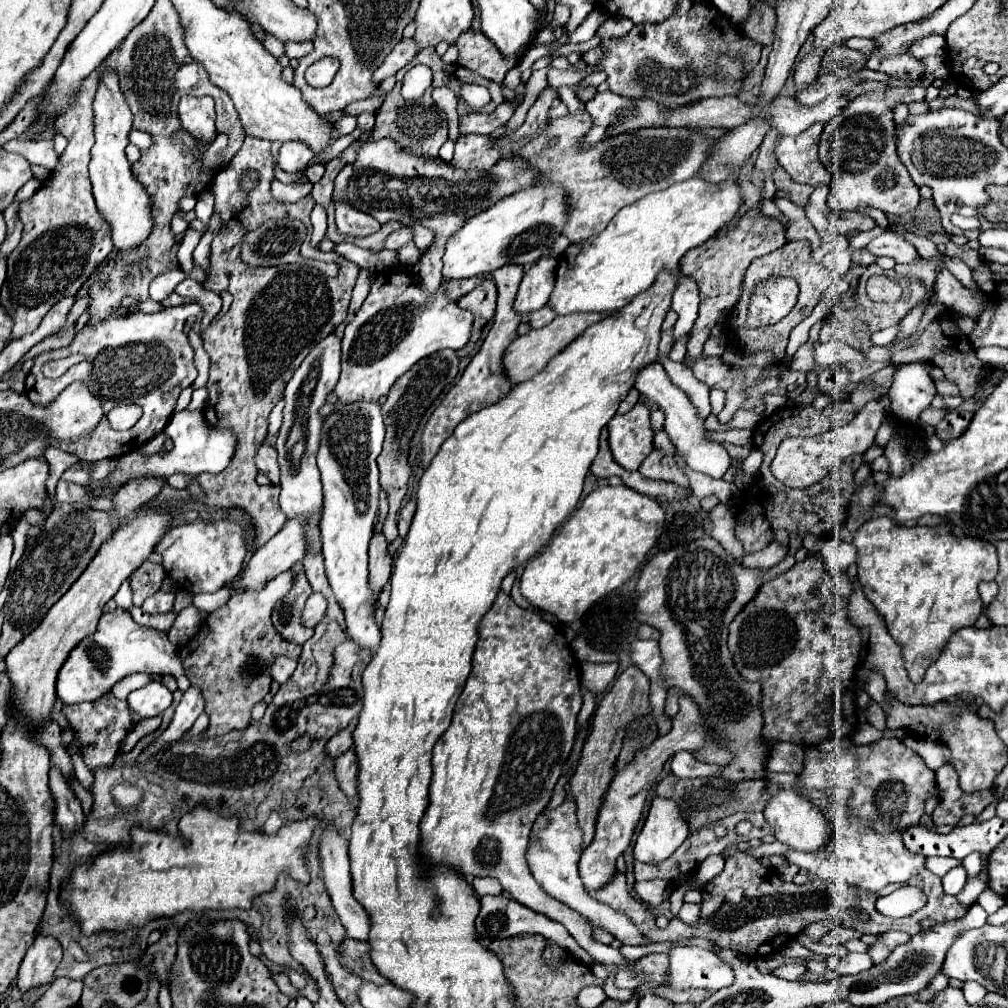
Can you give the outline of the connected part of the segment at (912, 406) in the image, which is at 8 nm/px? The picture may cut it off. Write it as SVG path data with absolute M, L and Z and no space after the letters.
M925 362L901 364L889 388L891 412L903 422L917 422L919 414L931 406L937 390Z

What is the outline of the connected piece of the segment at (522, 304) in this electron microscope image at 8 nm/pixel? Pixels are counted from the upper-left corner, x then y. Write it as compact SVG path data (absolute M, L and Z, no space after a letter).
M553 256L539 258L525 270L523 282L515 298L515 310L519 314L525 316L547 304L547 298L555 286L555 270L557 270L557 258Z

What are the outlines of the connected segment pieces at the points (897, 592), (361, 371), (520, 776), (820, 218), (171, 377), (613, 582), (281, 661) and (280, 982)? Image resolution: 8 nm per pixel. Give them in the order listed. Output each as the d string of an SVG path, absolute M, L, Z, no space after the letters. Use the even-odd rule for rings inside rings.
M875 516L867 524L863 524L853 538L853 546L857 548L857 578L867 596L867 600L875 606L875 610L883 616L889 634L901 646L901 654L905 660L907 674L911 682L921 682L925 670L935 658L939 658L939 650L947 644L947 638L965 626L973 626L979 614L983 612L983 602L977 592L977 584L981 580L993 580L997 574L997 550L991 542L983 542L977 538L957 538L951 534L949 526L897 526L889 516Z
M403 270L379 272L363 306L345 326L341 378L333 394L339 402L377 402L417 360L445 348L463 348L471 336L471 322L473 314L449 302L443 288L437 290L435 298L423 298L413 274Z
M499 590L497 594L497 600L493 602L493 606L487 610L487 614L483 616L483 620L479 622L479 642L475 646L475 652L473 652L473 670L467 678L467 684L457 700L457 706L455 706L455 712L453 712L453 722L451 726L441 734L441 738L437 740L435 748L433 748L433 780L431 780L431 788L429 788L429 798L431 798L431 804L421 820L421 852L425 854L425 858L429 858L431 862L447 862L451 866L455 866L461 874L473 874L473 876L491 876L491 878L497 878L503 886L503 890L507 890L517 902L521 902L523 906L531 908L531 910L537 910L541 914L547 914L551 920L557 920L561 922L563 926L567 926L569 934L579 942L579 946L583 950L587 950L595 962L599 964L615 964L619 970L627 968L627 966L633 966L633 962L625 960L621 956L621 952L617 948L611 948L611 946L605 946L605 944L599 944L591 938L591 926L585 922L583 916L579 916L575 910L559 904L555 898L547 896L545 890L535 882L535 878L531 878L529 870L527 870L527 862L523 860L523 854L525 854L525 848L529 844L529 832L535 824L535 818L545 810L545 806L549 804L551 800L551 792L563 772L563 766L569 758L569 752L573 748L573 742L575 742L575 736L577 736L577 714L583 706L583 694L581 694L581 688L579 688L579 662L575 660L573 652L567 648L565 644L565 638L563 638L563 632L553 626L551 622L543 620L541 614L533 612L533 610L525 610L521 606L517 606L513 602L513 598L509 594L505 594L503 590Z
M819 186L815 188L815 192L811 194L811 202L805 208L805 214L809 218L809 222L815 226L815 230L819 232L819 236L831 238L837 236L835 226L831 226L831 222L827 222L827 214L829 214L829 206L827 206L827 190L829 186Z
M181 304L181 306L165 308L155 314L135 312L121 318L87 322L83 328L77 330L73 342L67 348L39 354L25 382L25 392L33 404L49 406L71 382L83 382L89 388L89 392L101 402L105 414L111 408L123 404L139 404L143 408L143 416L127 432L111 430L107 416L103 416L101 422L93 428L93 432L87 438L79 438L77 442L59 442L47 436L47 442L79 460L89 462L89 460L103 460L103 458L119 458L131 450L141 448L141 444L149 442L153 436L163 432L163 428L167 426L175 410L179 392L191 386L197 378L197 370L193 364L193 348L187 340L185 322L197 320L201 316L203 310L199 310L199 306ZM77 352L85 354L83 362L69 368L61 378L45 380L45 376L41 374L43 362L51 358L59 358L59 354L77 354Z
M625 484L593 490L549 544L527 562L519 582L523 598L537 612L551 614L561 624L579 620L591 604L635 574L661 536L663 522L663 508Z
M275 658L275 666L273 666L273 670L271 670L273 680L275 680L277 684L285 684L285 682L291 678L295 666L297 666L295 660L289 660L289 658Z
M272 973L272 978L276 982L278 988L285 995L291 996L291 998L296 998L299 996L299 990L297 990L289 981L289 978L286 974L274 974Z

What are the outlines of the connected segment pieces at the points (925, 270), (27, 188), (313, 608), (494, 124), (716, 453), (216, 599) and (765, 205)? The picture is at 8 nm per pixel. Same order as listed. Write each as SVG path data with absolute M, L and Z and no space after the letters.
M937 256L931 258L921 258L921 262L911 262L911 264L897 264L895 272L909 276L909 278L919 278L927 290L933 288L933 280L935 280L935 264L939 264Z
M31 178L17 194L15 194L15 202L23 202L23 200L27 200L37 188L41 186L41 180L37 180L37 178Z
M313 592L313 594L307 598L305 608L303 608L303 614L301 614L301 622L303 622L303 626L307 626L307 628L315 628L317 622L323 618L325 608L327 608L327 602L325 602L323 594Z
M503 102L497 106L493 114L481 114L481 112L471 112L459 120L459 130L461 136L467 134L491 134L495 128L505 126L505 122L513 116L515 106L511 102Z
M653 362L653 366L647 366L645 370L641 370L639 378L635 382L635 388L641 392L641 396L649 398L651 402L655 402L657 406L663 408L665 418L667 418L665 420L665 432L669 434L675 450L685 458L687 466L697 470L697 472L709 474L713 478L723 478L723 474L727 472L727 468L731 464L731 458L729 458L727 450L719 442L709 442L709 440L703 438L703 434L705 434L703 420L699 420L697 410L691 404L689 396L669 380L663 366L659 362Z
M225 586L225 588L217 590L217 592L213 594L191 593L191 598L194 606L199 608L199 610L205 610L205 612L213 612L213 610L217 610L217 608L219 608L223 602L227 602L227 598L229 598L229 588Z
M762 198L760 204L763 214L778 219L785 229L788 228L788 219L780 212L771 199Z

